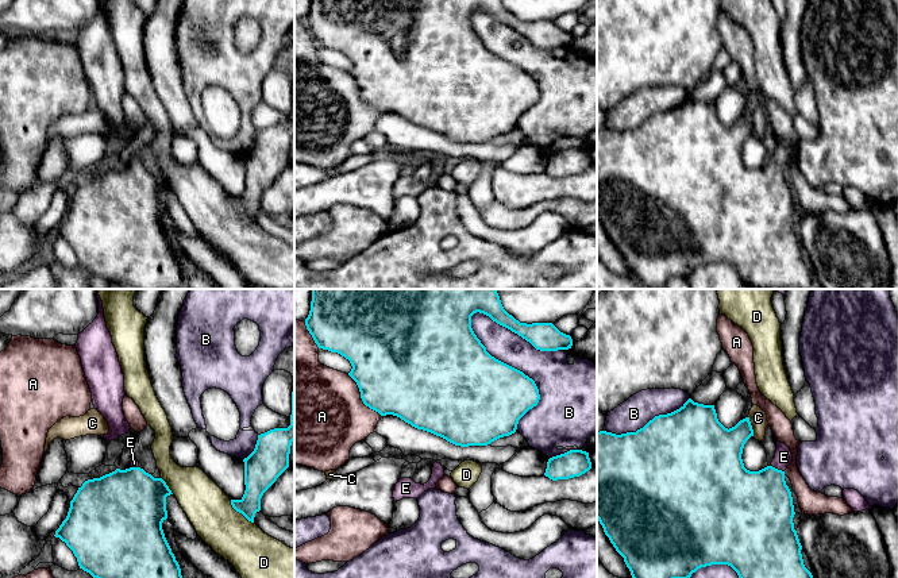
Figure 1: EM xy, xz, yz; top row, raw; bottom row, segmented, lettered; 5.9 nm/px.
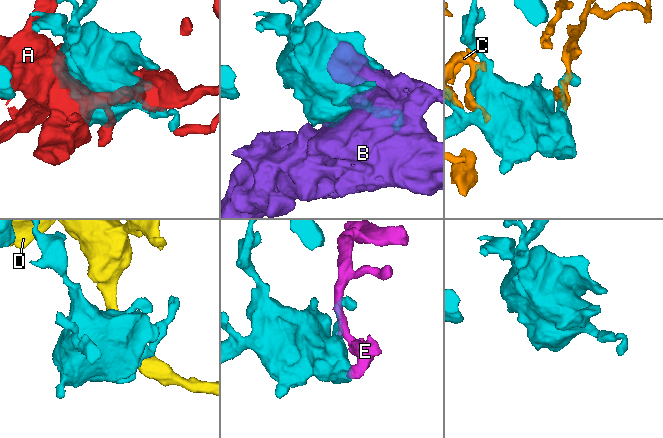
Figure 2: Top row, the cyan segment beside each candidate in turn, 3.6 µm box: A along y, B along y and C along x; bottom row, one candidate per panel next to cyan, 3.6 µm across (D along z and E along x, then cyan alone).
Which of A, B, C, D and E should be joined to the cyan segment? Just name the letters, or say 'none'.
E

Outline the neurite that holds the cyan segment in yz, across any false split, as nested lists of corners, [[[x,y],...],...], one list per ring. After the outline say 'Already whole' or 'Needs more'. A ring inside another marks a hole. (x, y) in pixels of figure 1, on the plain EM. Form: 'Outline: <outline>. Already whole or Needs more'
Outline: [[[691,96],[671,111],[655,113],[636,130],[597,130],[597,217],[624,255],[632,275],[645,289],[664,289],[672,277],[686,278],[698,266],[712,262],[731,263],[748,288],[810,289],[813,273],[803,262],[802,243],[793,220],[793,194],[785,178],[793,151],[776,138],[771,162],[749,169],[741,151],[751,134],[749,115],[728,127],[718,119],[714,103]]]. Needs more

